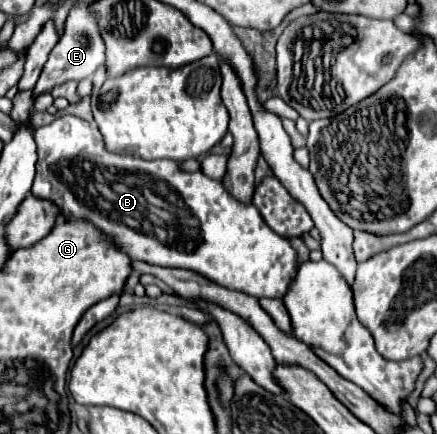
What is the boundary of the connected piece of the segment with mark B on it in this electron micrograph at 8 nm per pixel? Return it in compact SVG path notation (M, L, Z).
M58 116L52 124L44 126L44 128L38 128L38 132L34 132L34 138L36 138L36 144L38 144L38 164L36 164L36 180L34 180L34 186L32 186L32 194L38 196L38 198L46 198L46 200L52 200L54 204L58 204L62 208L62 216L64 218L84 218L84 220L90 220L94 226L98 226L104 234L112 236L112 240L116 242L118 248L122 248L128 256L132 256L132 260L142 260L142 262L148 262L148 264L156 264L156 266L170 266L170 268L186 268L186 270L194 270L202 276L206 276L208 280L220 284L224 282L222 286L224 288L234 288L238 292L244 292L244 294L250 294L254 298L284 298L284 294L288 292L290 288L290 282L294 280L296 276L296 270L298 270L298 256L296 256L296 250L290 248L290 240L288 238L282 238L278 236L272 228L268 228L268 224L264 222L264 218L260 216L258 208L254 208L252 204L244 204L240 200L236 200L222 184L221 180L214 180L214 178L208 178L206 174L202 172L184 172L178 168L178 164L174 160L142 160L138 156L130 156L130 154L114 154L114 152L108 152L106 146L104 146L104 140L102 140L102 134L98 130L96 124L90 124L82 118L76 118L76 116Z

